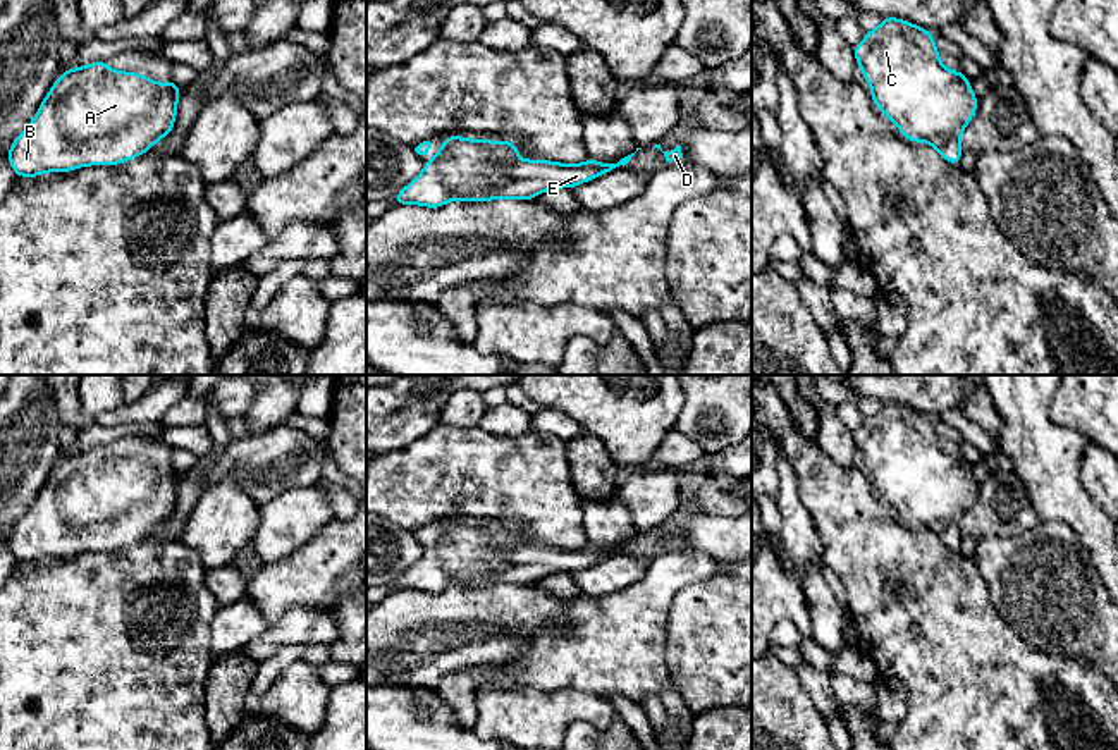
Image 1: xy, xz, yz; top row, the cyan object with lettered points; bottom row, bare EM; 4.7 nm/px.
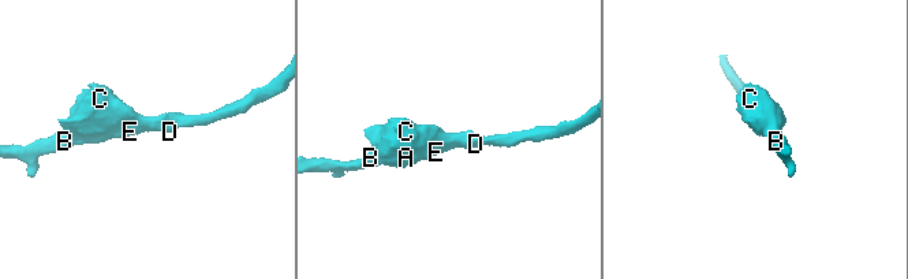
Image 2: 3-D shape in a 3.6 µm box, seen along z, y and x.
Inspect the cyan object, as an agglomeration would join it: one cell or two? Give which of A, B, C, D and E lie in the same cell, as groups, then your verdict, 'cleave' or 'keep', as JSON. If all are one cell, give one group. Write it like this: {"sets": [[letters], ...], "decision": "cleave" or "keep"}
{"sets": [["A", "B", "C", "D", "E"]], "decision": "keep"}

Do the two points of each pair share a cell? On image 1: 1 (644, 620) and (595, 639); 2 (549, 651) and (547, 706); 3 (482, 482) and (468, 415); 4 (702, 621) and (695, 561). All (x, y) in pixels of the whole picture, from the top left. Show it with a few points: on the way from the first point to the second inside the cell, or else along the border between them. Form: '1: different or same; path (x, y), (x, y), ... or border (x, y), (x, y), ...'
1: same; path (632, 627), (620, 639), (608, 639)
2: different; border (508, 685), (583, 690), (587, 694)
3: different; border (441, 422), (466, 427), (477, 425)
4: different; border (719, 563), (709, 578), (687, 585), (669, 611)

